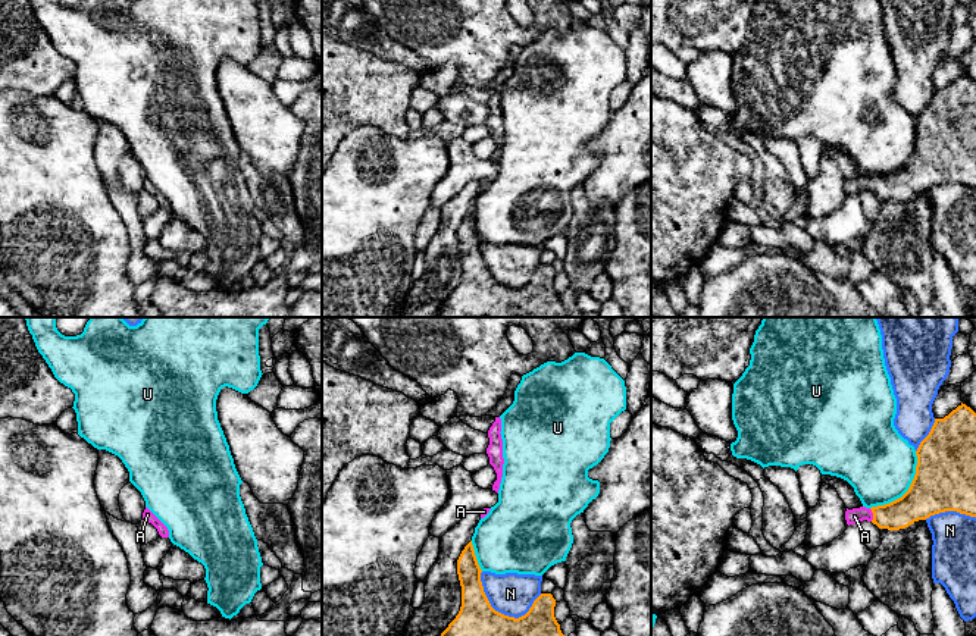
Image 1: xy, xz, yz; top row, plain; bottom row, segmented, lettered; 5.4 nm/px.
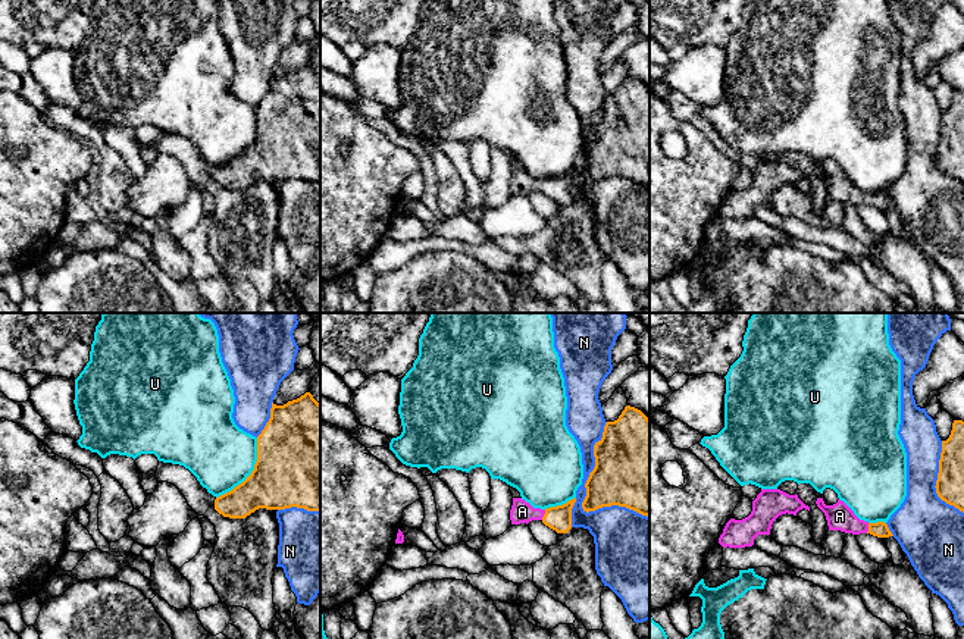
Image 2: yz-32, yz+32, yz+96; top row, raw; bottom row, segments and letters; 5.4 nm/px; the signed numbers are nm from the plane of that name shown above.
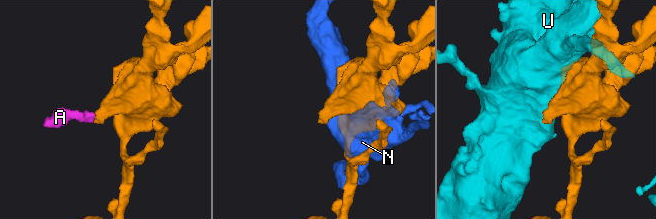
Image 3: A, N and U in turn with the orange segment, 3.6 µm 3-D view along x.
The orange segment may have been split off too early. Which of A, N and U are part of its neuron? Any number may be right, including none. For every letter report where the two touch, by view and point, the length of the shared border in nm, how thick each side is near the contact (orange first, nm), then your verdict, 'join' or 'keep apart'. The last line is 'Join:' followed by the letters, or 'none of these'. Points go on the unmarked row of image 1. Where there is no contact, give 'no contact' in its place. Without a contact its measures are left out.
A: yz (873, 185) | 70 nm | 180/90 nm | join
N: xz (500, 284) | 360 nm | 420/240 nm | keep apart
U: yz (909, 160) | 400 nm | 340/380 nm | keep apart
Join: A

